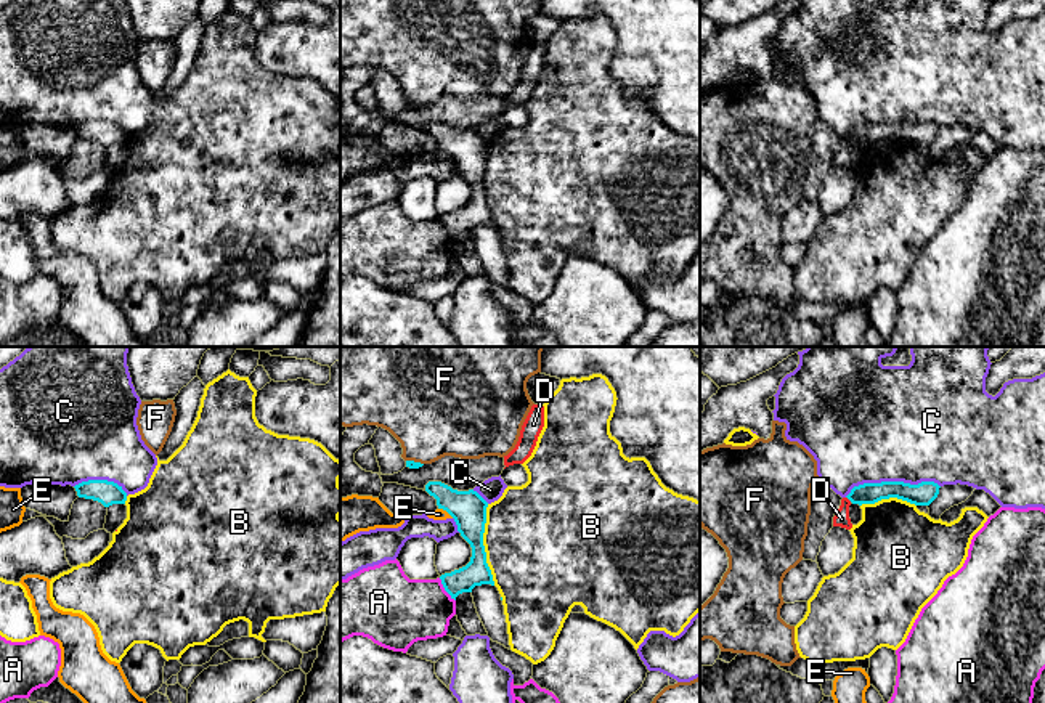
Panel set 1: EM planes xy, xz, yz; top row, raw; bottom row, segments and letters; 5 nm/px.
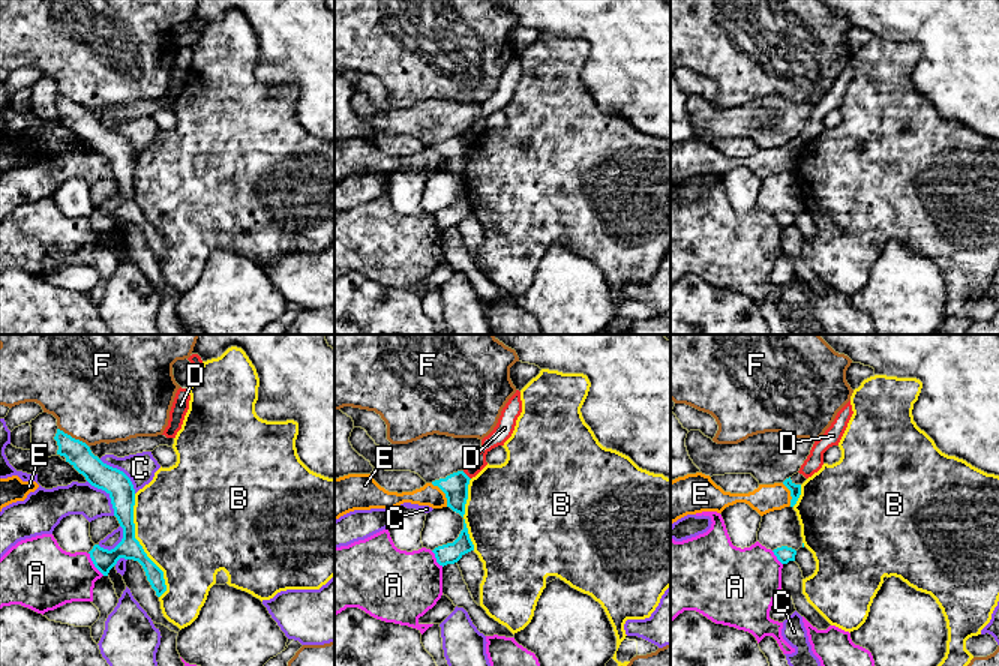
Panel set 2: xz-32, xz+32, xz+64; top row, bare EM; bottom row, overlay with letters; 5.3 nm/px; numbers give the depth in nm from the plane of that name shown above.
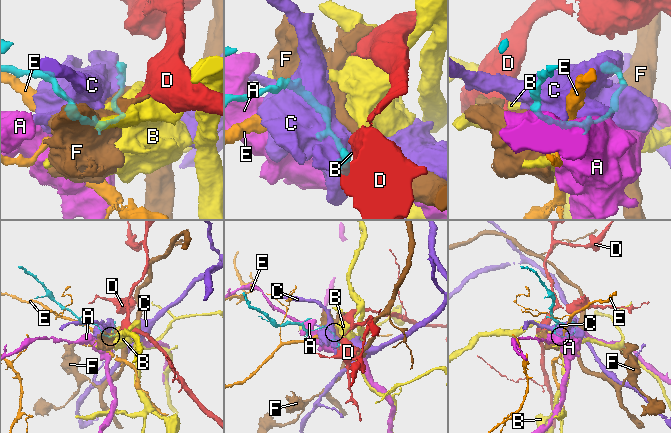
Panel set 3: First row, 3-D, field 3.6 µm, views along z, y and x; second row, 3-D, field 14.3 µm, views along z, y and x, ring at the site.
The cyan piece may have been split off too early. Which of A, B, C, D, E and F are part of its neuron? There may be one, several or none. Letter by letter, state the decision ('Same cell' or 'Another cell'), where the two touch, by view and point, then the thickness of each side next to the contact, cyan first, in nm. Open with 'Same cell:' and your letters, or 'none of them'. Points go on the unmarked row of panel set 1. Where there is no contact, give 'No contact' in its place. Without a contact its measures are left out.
Same cell: none of them
A: Another cell. Touches cyan at xz (445, 230). Thickness 130 nm (cyan) against 340 nm
B: Another cell. Touches cyan at xz (482, 185). Thickness 180 nm (cyan) against 480 nm
C: Another cell. Touches cyan at yz (891, 122). Thickness 120 nm (cyan) against 500 nm
D: Another cell. Touches cyan at yz (849, 140). Thickness 110 nm (cyan) against 80 nm
E: Another cell. Touches cyan at xz (447, 151). Thickness 180 nm (cyan) against 60 nm
F: Another cell. Touches cyan at xz (413, 101). Thickness 50 nm (cyan) against 420 nm

